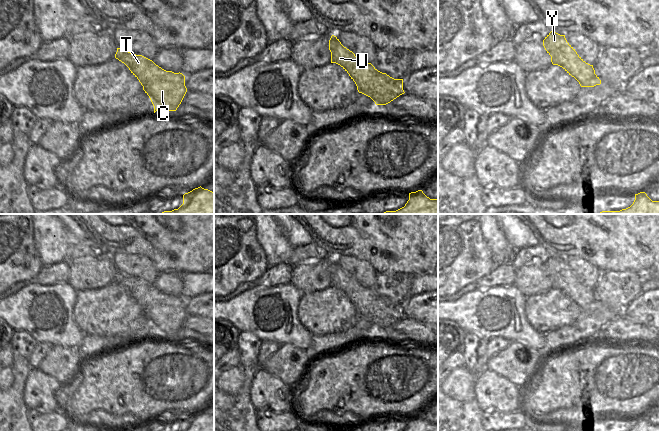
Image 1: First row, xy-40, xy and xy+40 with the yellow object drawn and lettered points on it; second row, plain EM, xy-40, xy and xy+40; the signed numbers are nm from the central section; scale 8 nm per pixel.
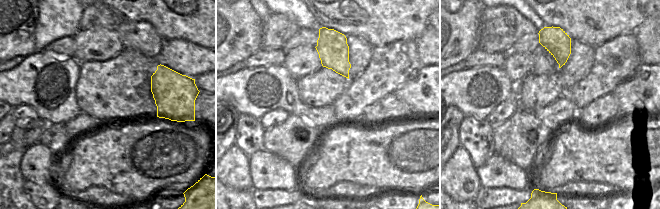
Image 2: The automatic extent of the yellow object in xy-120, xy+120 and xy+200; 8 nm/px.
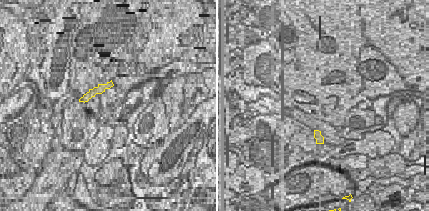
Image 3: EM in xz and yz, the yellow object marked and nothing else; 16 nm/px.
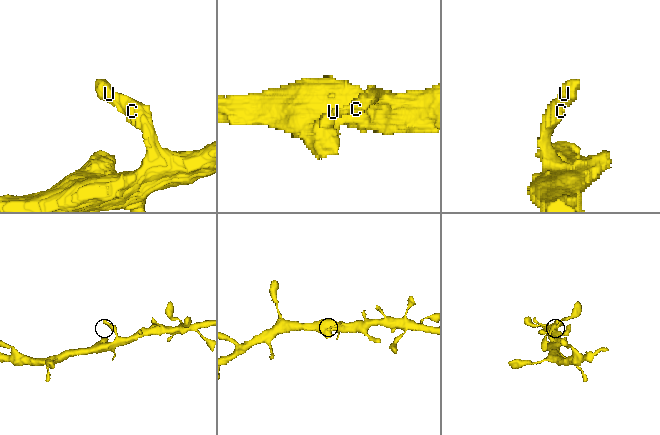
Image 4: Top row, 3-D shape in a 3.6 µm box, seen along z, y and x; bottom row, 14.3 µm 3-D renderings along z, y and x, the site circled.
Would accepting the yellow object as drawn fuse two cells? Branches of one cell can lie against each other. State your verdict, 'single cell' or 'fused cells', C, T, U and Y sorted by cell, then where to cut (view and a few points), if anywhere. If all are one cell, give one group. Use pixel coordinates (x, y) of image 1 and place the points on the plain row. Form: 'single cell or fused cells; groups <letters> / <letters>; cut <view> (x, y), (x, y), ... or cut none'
single cell; groups C T U Y; cut none

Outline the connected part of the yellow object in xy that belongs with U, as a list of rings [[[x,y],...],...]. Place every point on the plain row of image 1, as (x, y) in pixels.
[[[332,259],[329,264],[331,287],[340,289],[351,301],[359,317],[370,321],[376,329],[386,329],[404,318],[403,303],[394,303],[364,287]]]

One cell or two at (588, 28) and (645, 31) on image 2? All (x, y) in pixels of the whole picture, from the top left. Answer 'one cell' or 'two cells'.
two cells

